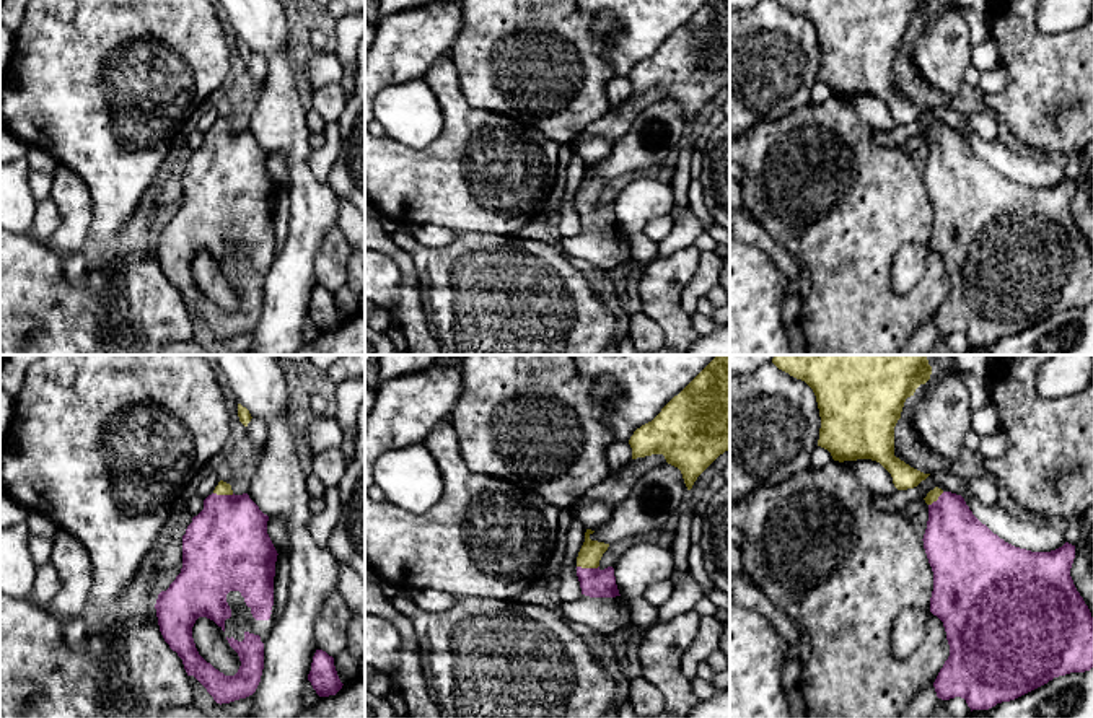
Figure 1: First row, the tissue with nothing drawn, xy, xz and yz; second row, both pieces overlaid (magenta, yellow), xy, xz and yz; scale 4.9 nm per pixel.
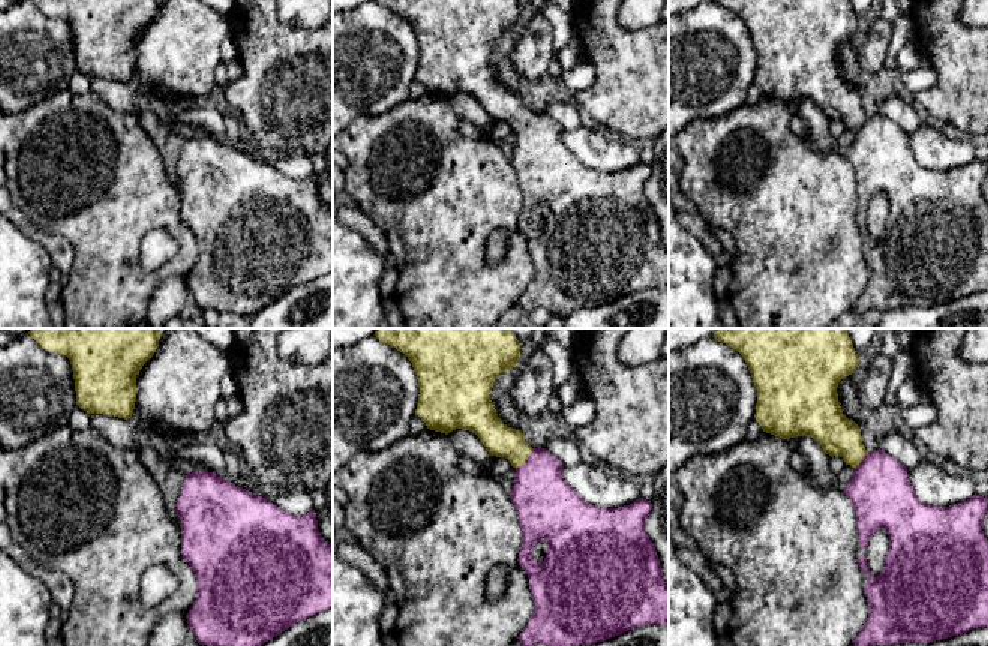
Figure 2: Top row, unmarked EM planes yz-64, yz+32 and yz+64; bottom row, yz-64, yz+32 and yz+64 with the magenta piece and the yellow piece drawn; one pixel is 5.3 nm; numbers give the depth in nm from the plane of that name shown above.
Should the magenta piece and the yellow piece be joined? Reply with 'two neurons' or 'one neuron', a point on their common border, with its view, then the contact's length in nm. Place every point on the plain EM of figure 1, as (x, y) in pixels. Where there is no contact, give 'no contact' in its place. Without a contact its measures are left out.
one neuron; contact xz (588, 204); length 110 nm

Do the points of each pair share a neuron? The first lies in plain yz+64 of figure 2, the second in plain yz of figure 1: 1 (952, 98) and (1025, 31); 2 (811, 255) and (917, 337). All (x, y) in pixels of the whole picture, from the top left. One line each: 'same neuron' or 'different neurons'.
1: same neuron
2: different neurons

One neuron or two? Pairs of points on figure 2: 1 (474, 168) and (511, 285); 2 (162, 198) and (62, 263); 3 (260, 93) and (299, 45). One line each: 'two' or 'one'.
1: one
2: two
3: one

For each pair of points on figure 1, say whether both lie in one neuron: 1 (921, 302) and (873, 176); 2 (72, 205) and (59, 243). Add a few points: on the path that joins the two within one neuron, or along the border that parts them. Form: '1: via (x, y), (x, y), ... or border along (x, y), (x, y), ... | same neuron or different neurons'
1: via (883, 290), (873, 280), (873, 214) | same neuron
2: via (72, 215), (72, 230), (69, 233) | same neuron

